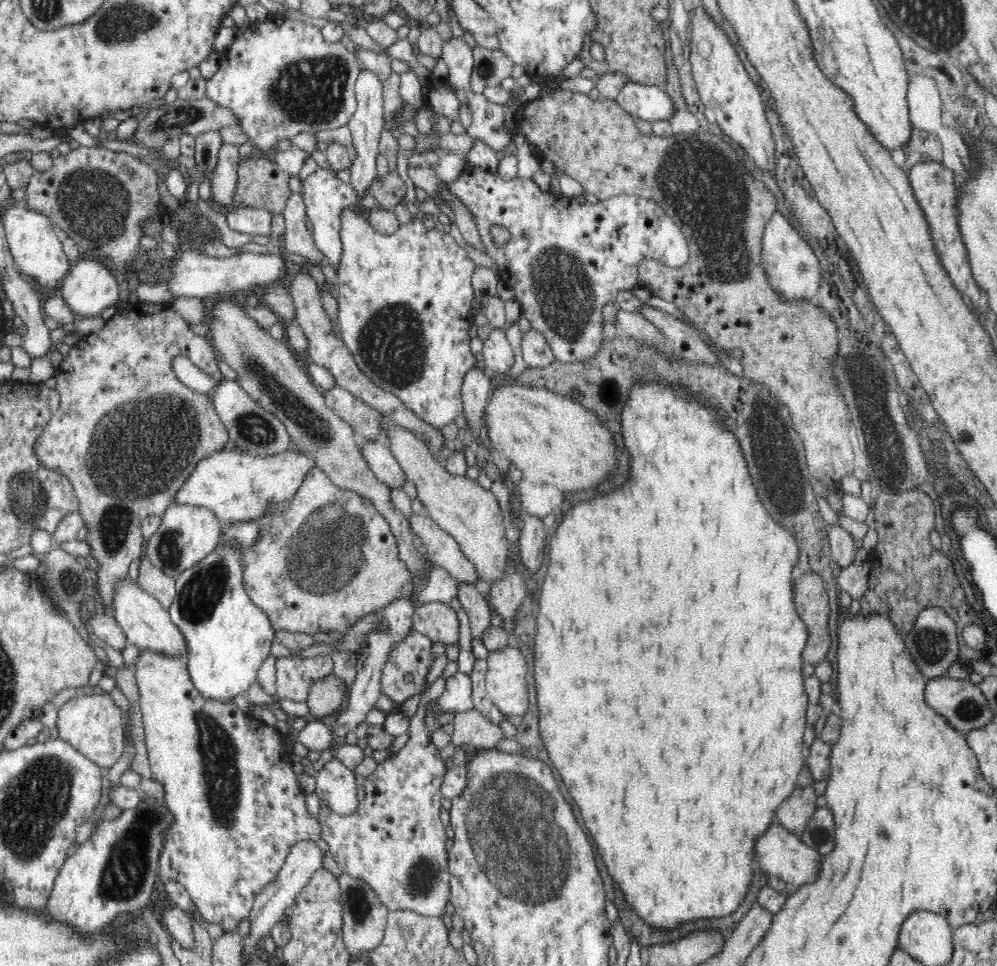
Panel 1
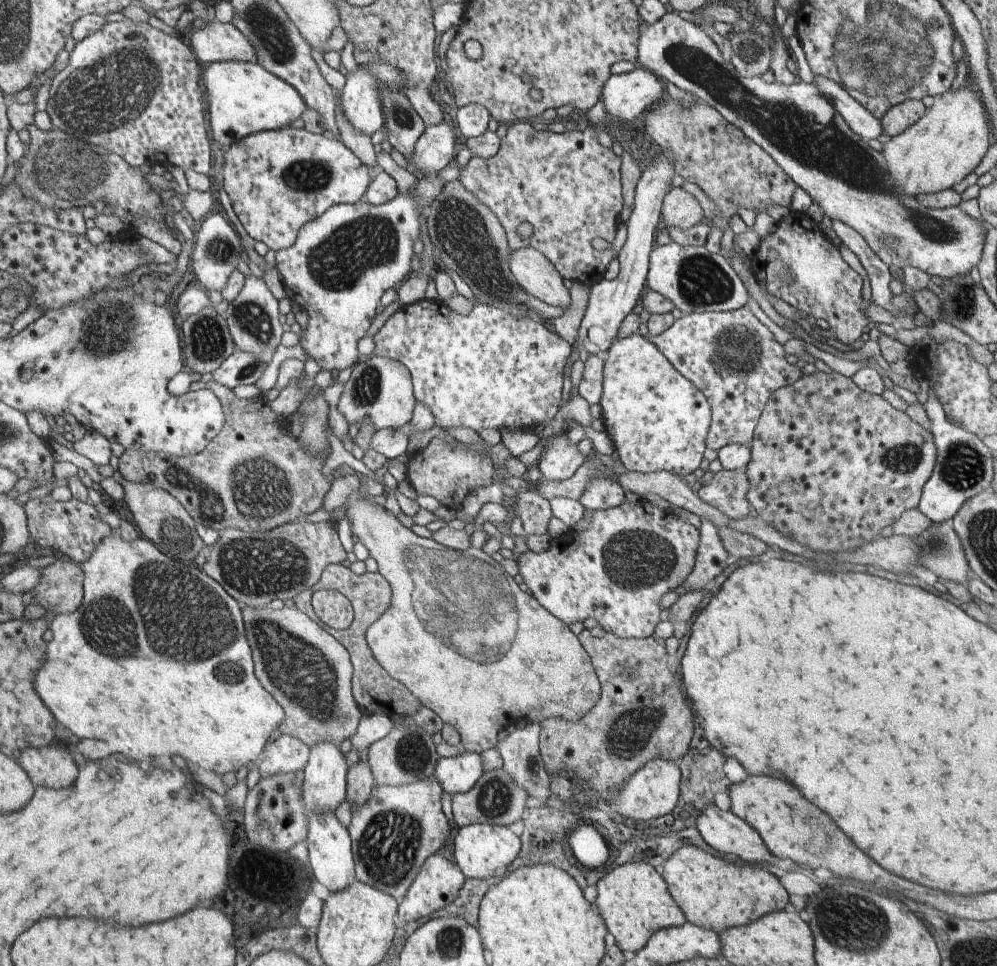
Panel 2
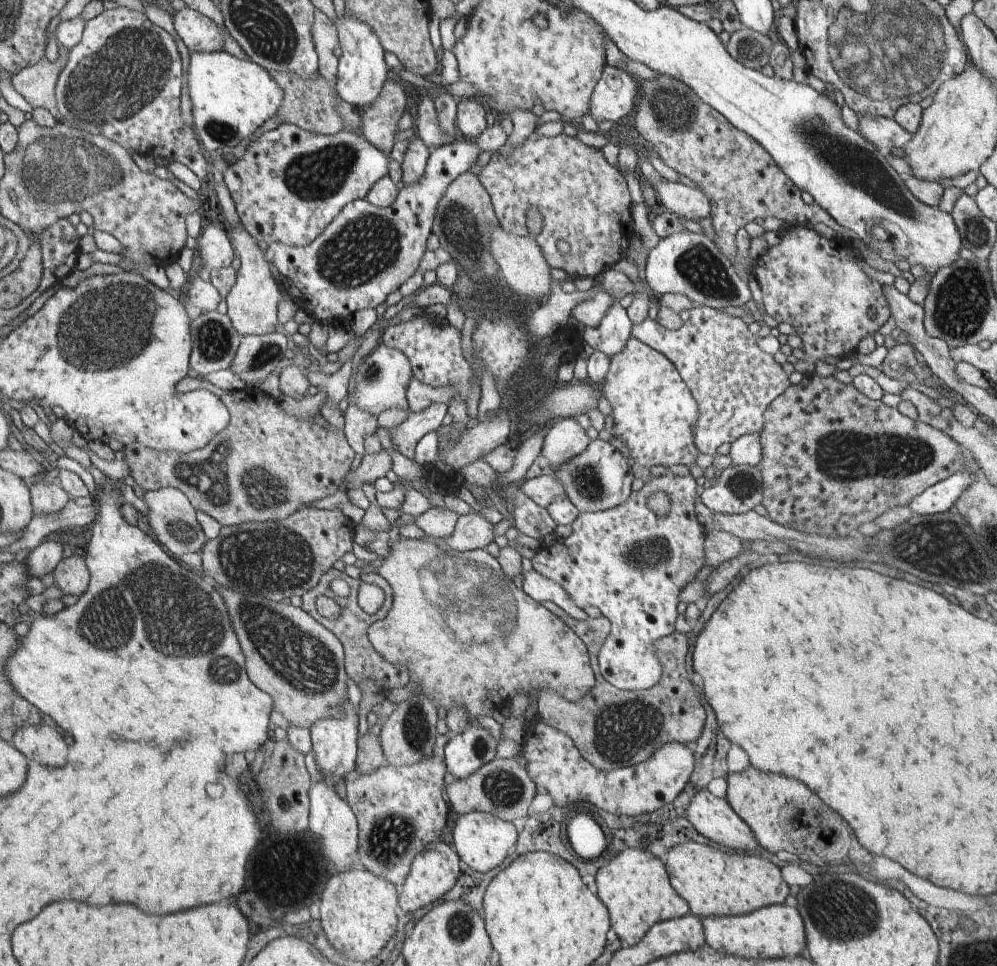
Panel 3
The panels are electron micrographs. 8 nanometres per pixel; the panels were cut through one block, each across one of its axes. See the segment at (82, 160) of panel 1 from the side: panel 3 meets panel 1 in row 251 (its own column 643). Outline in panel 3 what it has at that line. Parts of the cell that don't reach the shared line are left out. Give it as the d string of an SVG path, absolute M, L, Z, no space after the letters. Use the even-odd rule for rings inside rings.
M662 74L654 80L638 82L639 95L635 99L638 133L658 149L659 158L667 166L695 182L716 202L710 215L717 232L714 244L731 263L738 249L735 237L756 218L776 217L790 226L813 228L816 222L821 222L832 230L840 228L818 204L805 204L801 191L776 165L776 158L696 96L690 85Z

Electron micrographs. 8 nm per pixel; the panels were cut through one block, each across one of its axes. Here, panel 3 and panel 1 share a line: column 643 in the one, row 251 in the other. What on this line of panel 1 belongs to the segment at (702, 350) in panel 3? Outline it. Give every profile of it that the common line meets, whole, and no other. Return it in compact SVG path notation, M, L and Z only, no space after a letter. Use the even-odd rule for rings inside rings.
M318 165L316 171L302 181L302 196L306 203L307 217L310 225L314 227L313 237L318 249L326 256L327 262L337 269L342 256L341 220L340 212L344 208L360 204L366 210L378 208L378 200L371 194L358 196L351 184L345 184L338 173L330 167L322 168Z

